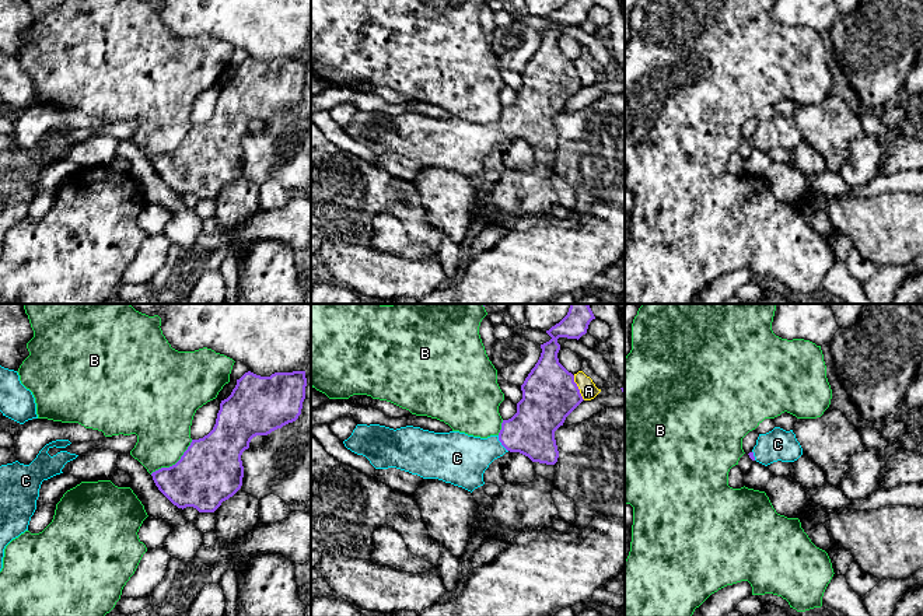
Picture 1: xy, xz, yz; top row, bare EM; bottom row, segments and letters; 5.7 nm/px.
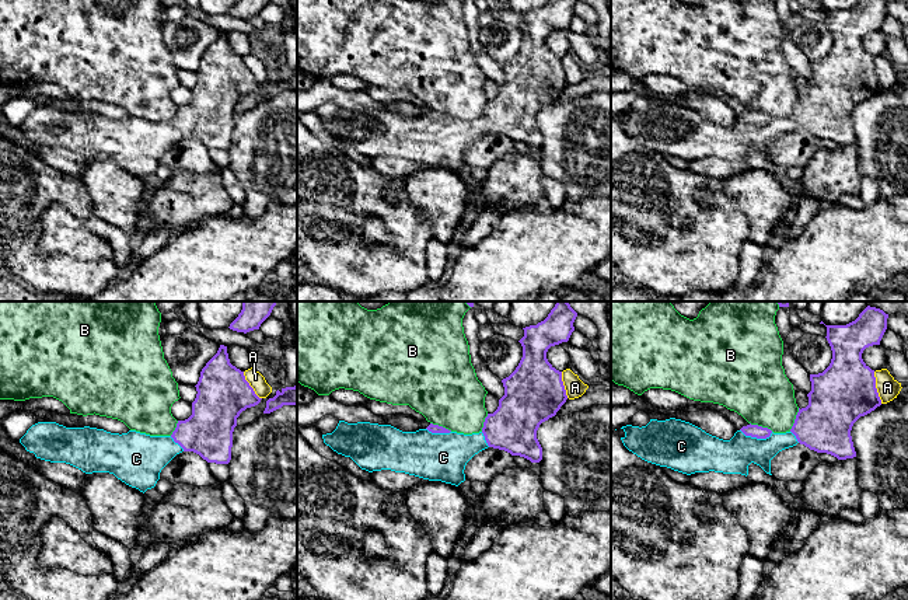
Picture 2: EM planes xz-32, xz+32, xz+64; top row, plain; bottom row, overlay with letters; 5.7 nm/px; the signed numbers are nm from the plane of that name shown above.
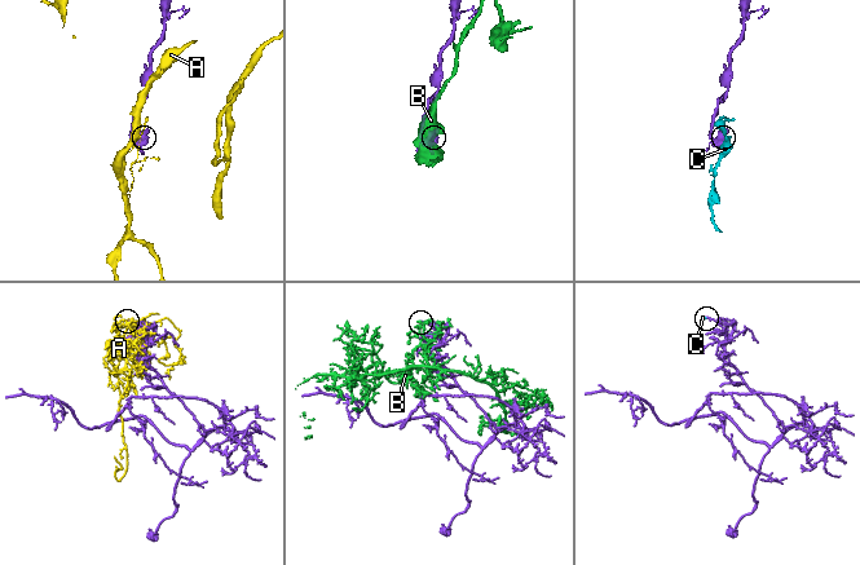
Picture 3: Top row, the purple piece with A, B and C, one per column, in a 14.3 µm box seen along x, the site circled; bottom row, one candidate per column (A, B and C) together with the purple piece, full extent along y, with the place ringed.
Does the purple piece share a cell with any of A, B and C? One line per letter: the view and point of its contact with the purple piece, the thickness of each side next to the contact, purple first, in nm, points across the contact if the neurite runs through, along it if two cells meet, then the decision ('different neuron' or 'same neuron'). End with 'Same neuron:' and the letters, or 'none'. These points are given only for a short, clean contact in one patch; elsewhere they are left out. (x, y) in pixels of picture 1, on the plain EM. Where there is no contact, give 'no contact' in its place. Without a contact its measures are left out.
A: meets purple in xz at (577, 74); 320 nm thick on the purple side, 100 nm on the other; different neuron
B: meets purple in xy at (175, 150); 380 nm thick on the purple side, 320 nm on the other; different neuron
C: meets purple in xz at (502, 130); 280 nm thick on the purple side, 300 nm on the other; runs through xz (531, 118), (517, 121), (502, 130), (461, 146); same neuron
Same neuron: C

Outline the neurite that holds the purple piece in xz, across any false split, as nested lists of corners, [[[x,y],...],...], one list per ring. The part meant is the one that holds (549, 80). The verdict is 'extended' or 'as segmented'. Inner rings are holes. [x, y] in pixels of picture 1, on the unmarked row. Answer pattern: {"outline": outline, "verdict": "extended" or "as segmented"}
{"outline": [[[567,0],[546,17],[552,25],[541,31],[541,43],[521,71],[522,85],[517,90],[517,99],[511,105],[503,106],[497,122],[480,125],[459,118],[434,119],[413,112],[394,116],[380,111],[357,111],[352,122],[343,127],[345,133],[366,143],[375,155],[396,154],[423,165],[451,169],[471,179],[485,171],[483,160],[489,151],[508,137],[520,139],[532,148],[555,151],[559,144],[555,118],[584,87],[574,69],[574,62],[559,49],[560,31],[557,25],[578,27],[587,20],[592,6],[595,6],[594,0]]], "verdict": "extended"}

